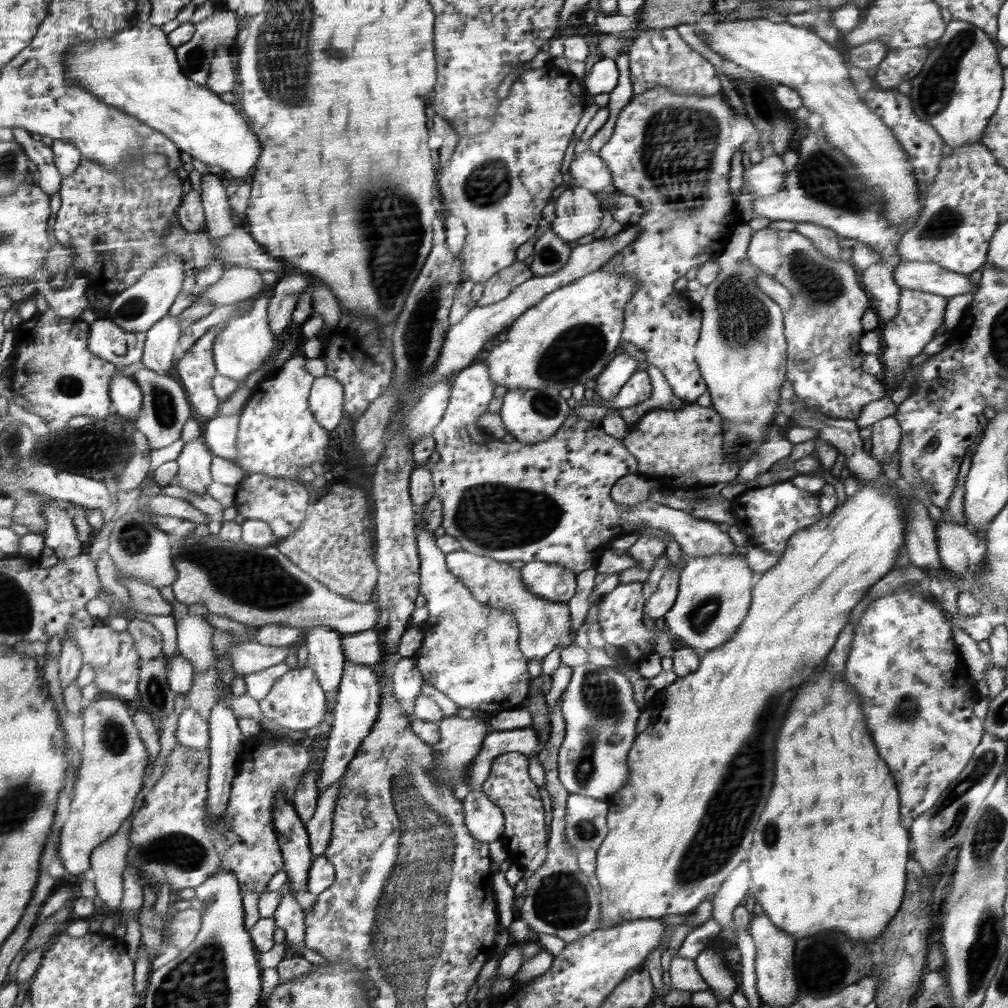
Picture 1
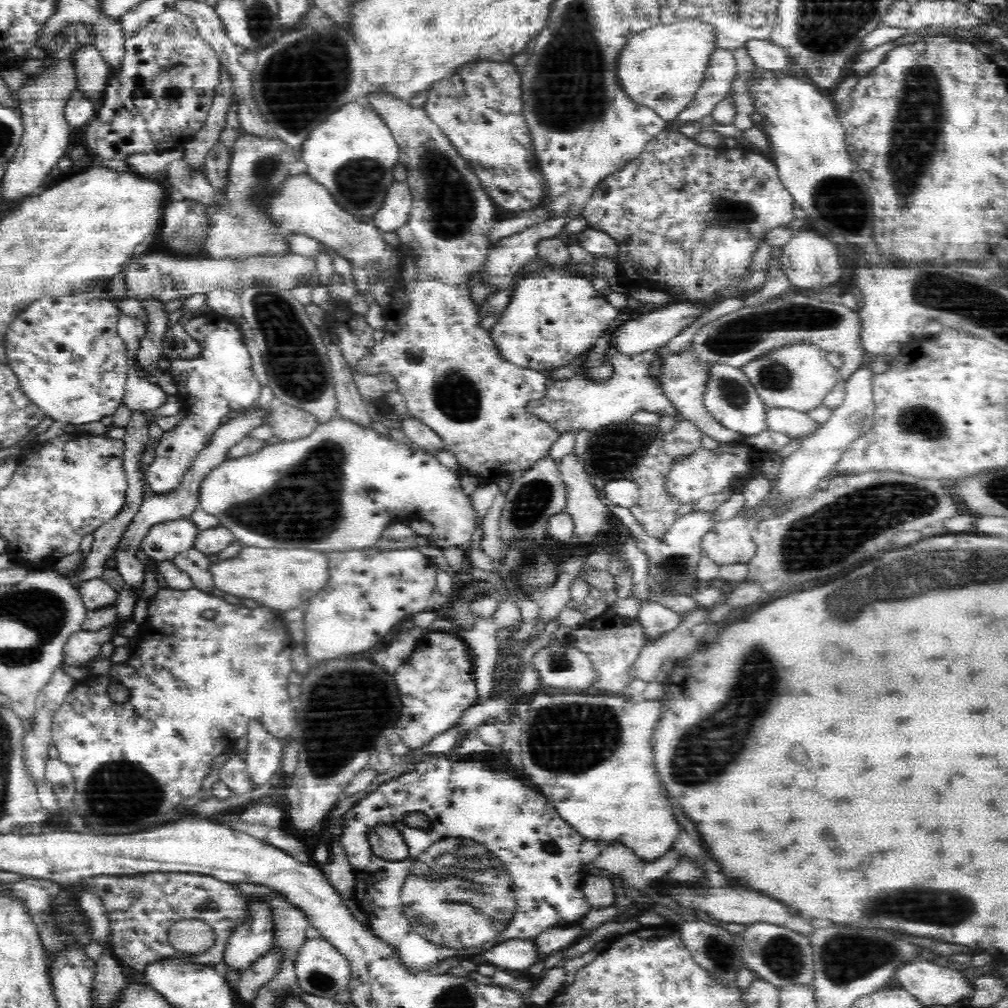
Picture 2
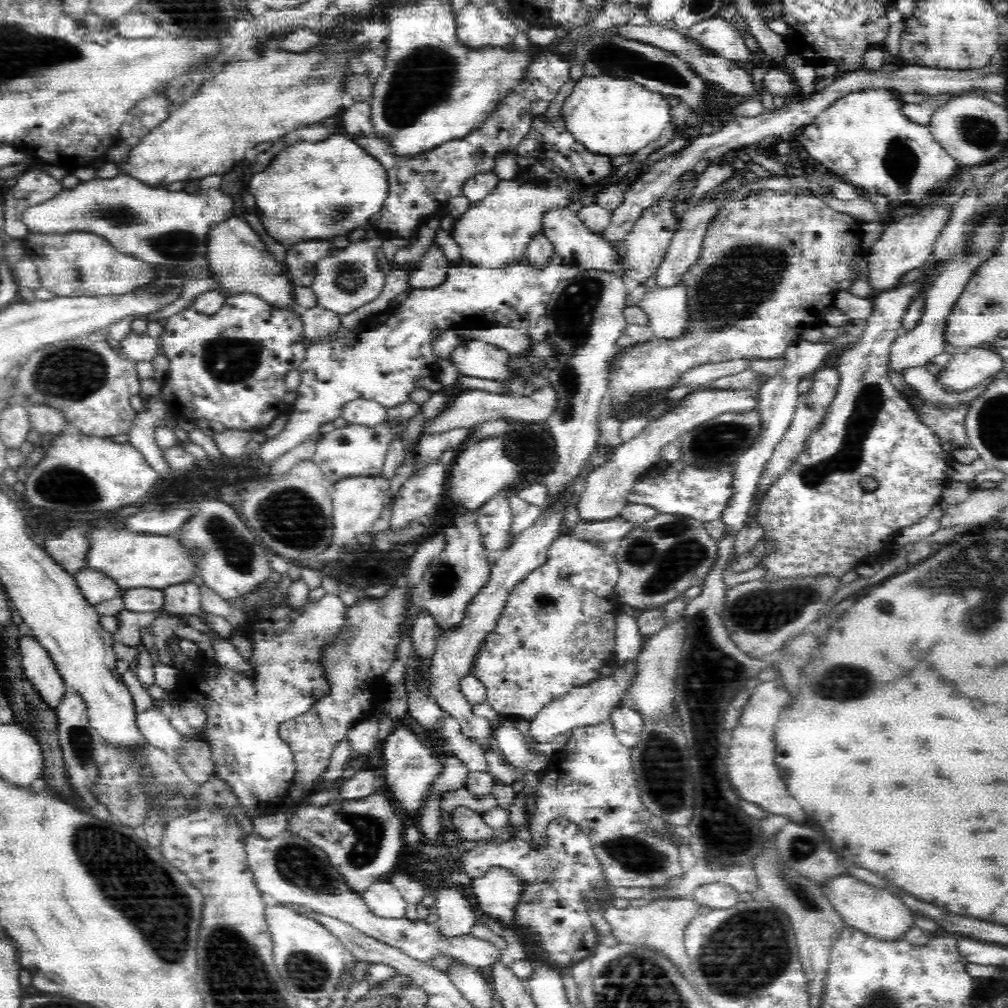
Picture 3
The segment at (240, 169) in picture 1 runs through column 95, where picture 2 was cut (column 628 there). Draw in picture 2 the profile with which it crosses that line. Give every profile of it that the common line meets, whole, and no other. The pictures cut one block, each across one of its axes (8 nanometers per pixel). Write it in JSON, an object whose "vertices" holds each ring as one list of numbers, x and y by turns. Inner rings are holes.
{"vertices":[[684,18,659,23,630,38,618,60,619,82,634,101,654,109,664,120,670,120,694,100,718,50,716,28,705,19]]}

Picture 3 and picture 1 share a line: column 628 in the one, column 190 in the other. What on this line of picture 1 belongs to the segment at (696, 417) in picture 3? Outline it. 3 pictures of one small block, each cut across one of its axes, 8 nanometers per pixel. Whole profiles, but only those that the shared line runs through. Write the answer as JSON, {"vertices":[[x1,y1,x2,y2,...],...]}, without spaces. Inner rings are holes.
{"vertices":[[200,436,197,439,188,441,182,453,177,458,176,463,178,468,178,476,175,478,174,483,182,483,182,486,186,487,186,490,190,490,192,496,204,496,209,494,209,486,213,484,213,460,215,454,211,451,211,448,207,445,207,440,204,436]]}

